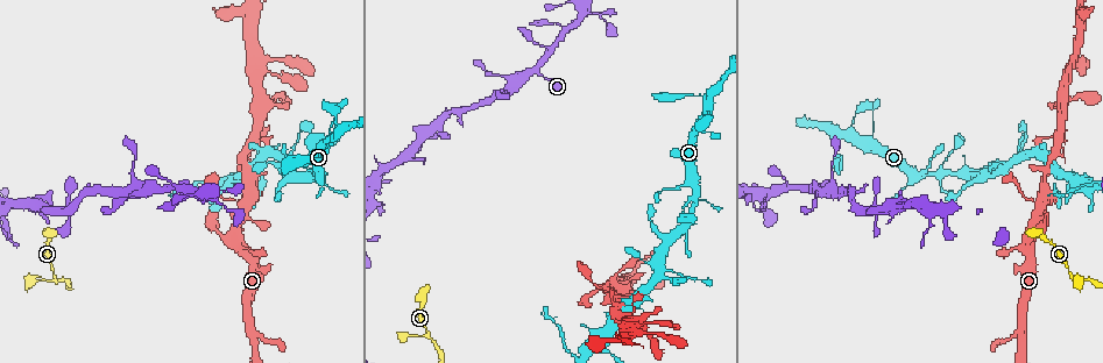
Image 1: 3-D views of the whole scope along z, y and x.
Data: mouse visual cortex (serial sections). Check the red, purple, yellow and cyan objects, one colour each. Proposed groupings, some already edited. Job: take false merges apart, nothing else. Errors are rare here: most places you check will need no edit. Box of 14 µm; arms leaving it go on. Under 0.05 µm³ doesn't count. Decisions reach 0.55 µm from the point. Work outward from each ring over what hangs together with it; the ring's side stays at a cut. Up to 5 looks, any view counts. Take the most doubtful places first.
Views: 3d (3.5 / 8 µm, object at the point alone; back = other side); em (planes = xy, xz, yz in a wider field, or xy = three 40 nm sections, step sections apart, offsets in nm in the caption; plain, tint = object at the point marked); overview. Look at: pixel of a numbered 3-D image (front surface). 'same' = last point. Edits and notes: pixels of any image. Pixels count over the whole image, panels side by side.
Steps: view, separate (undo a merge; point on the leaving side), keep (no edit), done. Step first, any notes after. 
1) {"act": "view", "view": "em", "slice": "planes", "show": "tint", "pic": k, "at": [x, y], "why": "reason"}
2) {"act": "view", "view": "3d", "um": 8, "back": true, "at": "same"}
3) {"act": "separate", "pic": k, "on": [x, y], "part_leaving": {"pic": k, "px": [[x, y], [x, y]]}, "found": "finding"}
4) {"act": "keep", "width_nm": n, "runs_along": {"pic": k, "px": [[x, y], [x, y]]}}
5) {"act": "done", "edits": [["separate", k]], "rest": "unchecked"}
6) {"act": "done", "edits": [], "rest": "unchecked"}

{"act": "view", "view": "3d", "um": 3.5, "pic": 1, "at": [706, 101], "why": "four or more arms meet"}

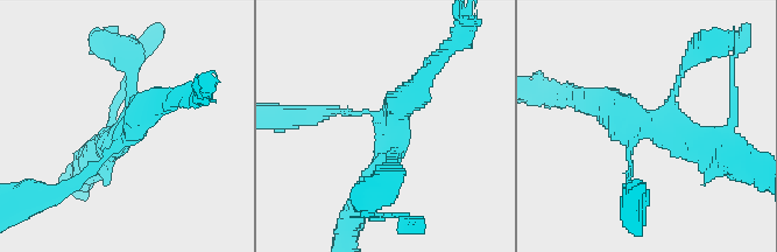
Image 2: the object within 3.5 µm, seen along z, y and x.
{"act": "view", "view": "em", "slice": "xy", "step": 5, "show": "tint", "pic": 2, "at": [132, 130], "arms": 4, "arm_widths_nm": [100, 150, 250, 350], "why": "shape alone is not enough"}

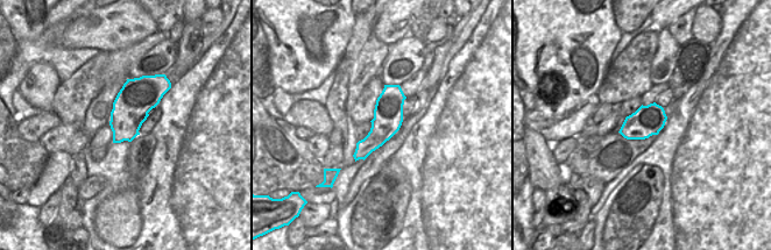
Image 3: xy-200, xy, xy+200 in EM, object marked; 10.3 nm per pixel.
{"act": "view", "view": "em", "slice": "planes", "show": "tint", "at": "same", "why": "cut it another way"}

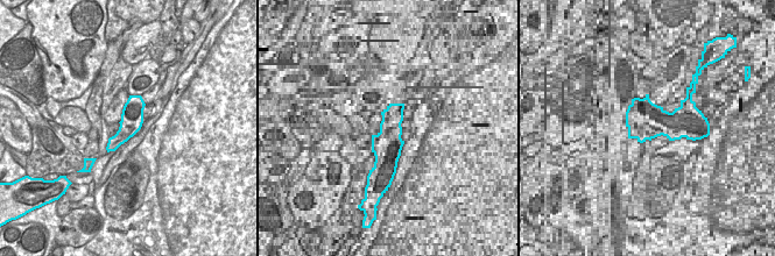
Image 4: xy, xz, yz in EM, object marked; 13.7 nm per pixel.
{"act": "keep", "runs_along": {"pic": 2, "px": [[367, 190], [431, 68]]}, "found": "one cell here"}

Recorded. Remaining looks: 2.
{"act": "view", "view": "3d", "um": 3.5, "pic": 1, "at": [56, 279]}

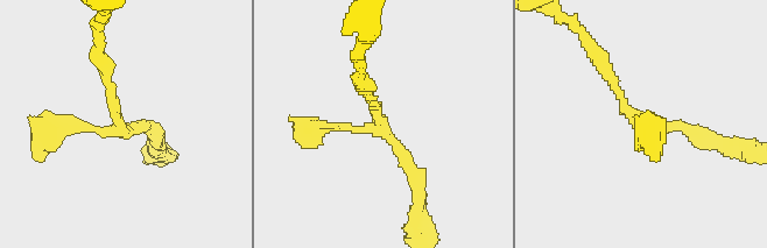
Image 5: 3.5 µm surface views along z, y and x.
{"act": "view", "view": "em", "slice": "xy", "step": 1, "show": "tint", "pic": 5, "at": [381, 126]}

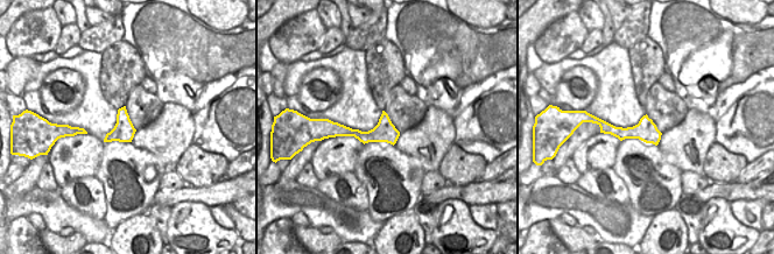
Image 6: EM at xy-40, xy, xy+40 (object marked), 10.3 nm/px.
{"act": "keep", "width_nm": 220, "runs_along": {"pic": 5, "px": [[104, 64], [118, 128], [43, 132]]}, "found": "continuous, no second cell"}

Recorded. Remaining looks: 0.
{"act": "done", "edits": [], "rest": "unchecked"}

